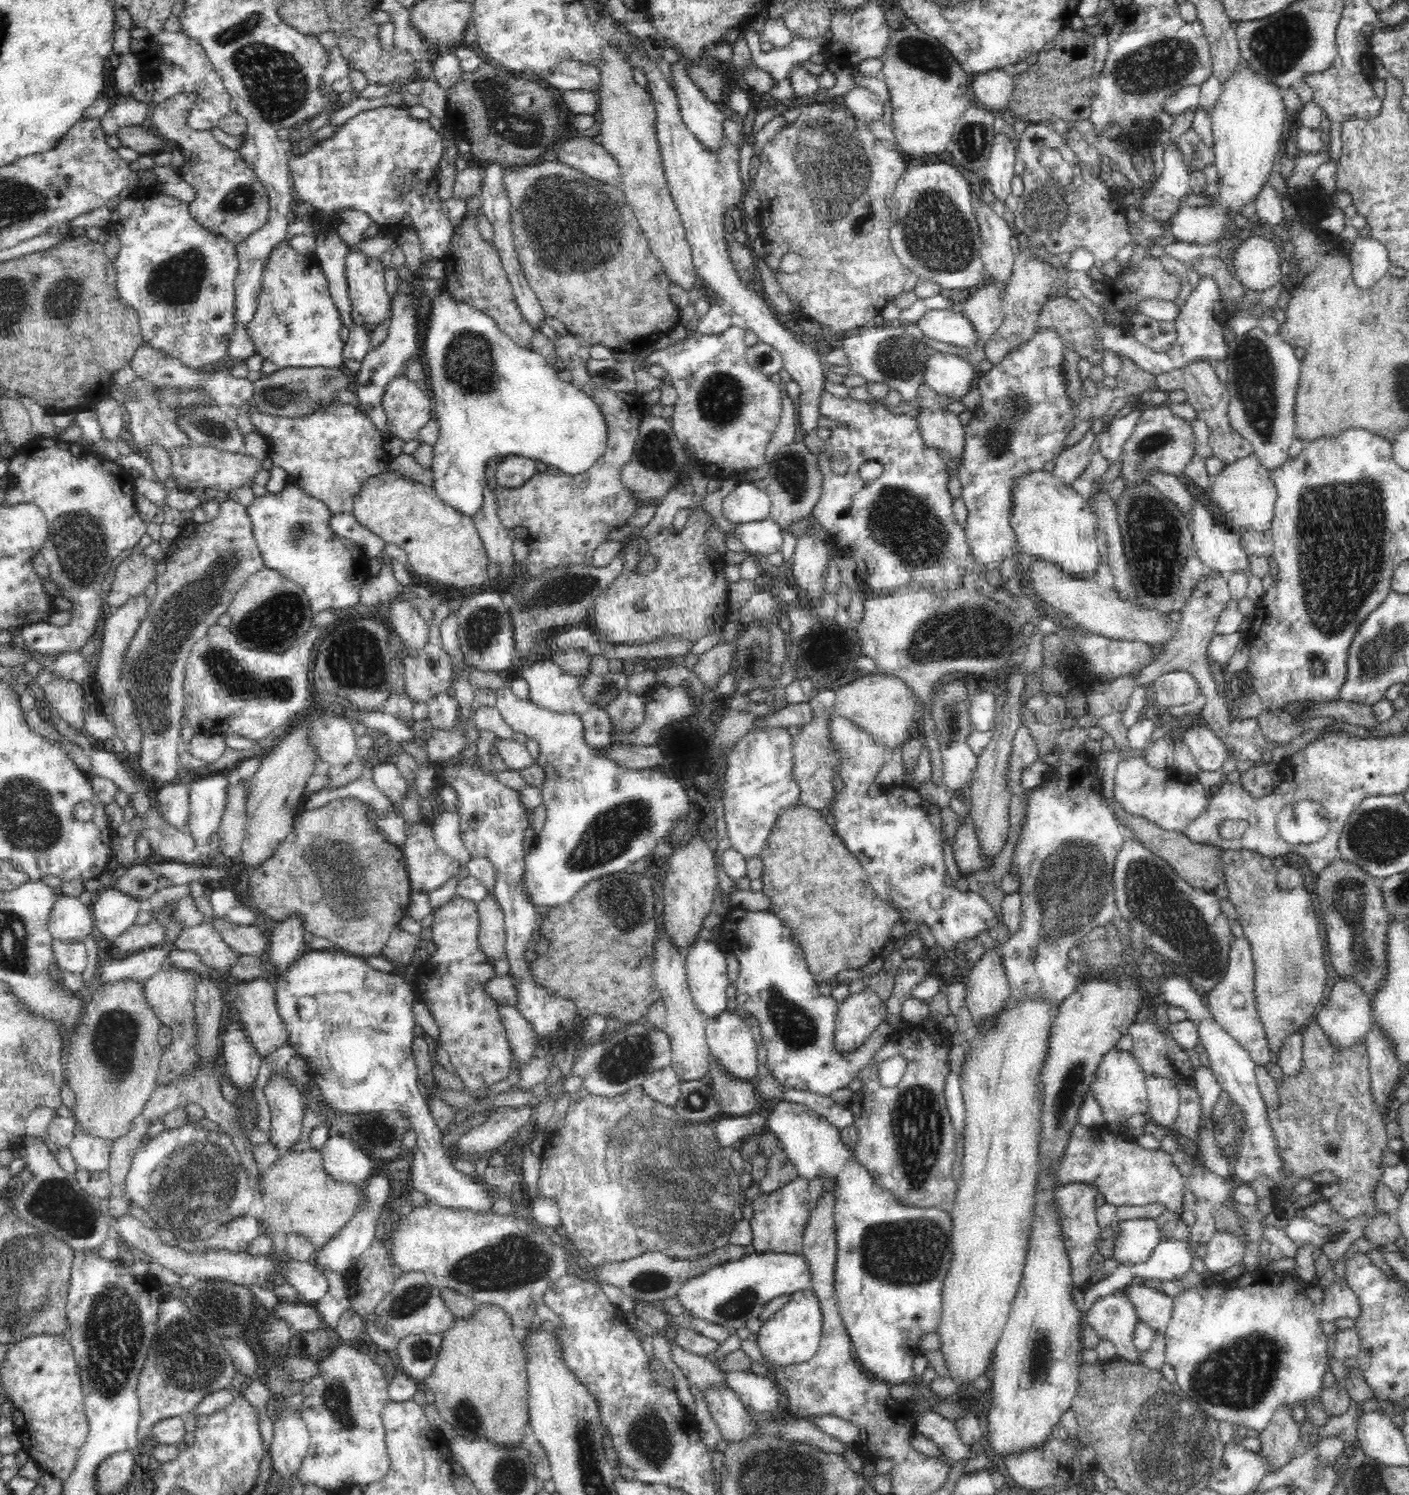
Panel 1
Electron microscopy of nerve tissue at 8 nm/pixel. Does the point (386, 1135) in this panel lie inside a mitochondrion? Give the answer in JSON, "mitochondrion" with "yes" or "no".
{"mitochondrion":"yes"}

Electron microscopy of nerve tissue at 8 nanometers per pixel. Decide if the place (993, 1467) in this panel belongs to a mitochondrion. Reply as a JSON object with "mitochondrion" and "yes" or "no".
{"mitochondrion":"no"}

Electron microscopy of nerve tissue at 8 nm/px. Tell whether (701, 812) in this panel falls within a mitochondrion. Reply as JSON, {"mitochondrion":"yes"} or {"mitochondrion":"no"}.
{"mitochondrion":"no"}

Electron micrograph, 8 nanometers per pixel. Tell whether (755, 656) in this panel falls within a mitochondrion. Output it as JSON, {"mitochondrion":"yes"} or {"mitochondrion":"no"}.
{"mitochondrion":"yes"}

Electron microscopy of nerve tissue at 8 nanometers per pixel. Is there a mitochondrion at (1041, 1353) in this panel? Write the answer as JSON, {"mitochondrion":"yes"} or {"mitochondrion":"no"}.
{"mitochondrion":"yes"}

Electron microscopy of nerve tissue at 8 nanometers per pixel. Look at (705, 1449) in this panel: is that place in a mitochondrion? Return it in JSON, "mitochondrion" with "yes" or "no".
{"mitochondrion":"no"}

